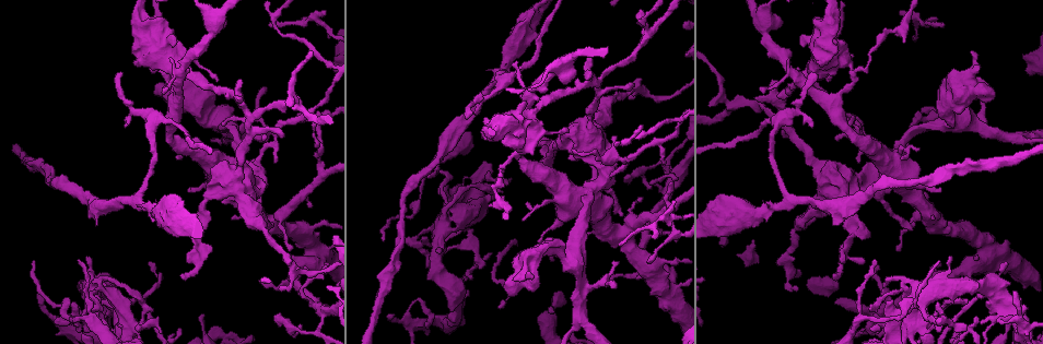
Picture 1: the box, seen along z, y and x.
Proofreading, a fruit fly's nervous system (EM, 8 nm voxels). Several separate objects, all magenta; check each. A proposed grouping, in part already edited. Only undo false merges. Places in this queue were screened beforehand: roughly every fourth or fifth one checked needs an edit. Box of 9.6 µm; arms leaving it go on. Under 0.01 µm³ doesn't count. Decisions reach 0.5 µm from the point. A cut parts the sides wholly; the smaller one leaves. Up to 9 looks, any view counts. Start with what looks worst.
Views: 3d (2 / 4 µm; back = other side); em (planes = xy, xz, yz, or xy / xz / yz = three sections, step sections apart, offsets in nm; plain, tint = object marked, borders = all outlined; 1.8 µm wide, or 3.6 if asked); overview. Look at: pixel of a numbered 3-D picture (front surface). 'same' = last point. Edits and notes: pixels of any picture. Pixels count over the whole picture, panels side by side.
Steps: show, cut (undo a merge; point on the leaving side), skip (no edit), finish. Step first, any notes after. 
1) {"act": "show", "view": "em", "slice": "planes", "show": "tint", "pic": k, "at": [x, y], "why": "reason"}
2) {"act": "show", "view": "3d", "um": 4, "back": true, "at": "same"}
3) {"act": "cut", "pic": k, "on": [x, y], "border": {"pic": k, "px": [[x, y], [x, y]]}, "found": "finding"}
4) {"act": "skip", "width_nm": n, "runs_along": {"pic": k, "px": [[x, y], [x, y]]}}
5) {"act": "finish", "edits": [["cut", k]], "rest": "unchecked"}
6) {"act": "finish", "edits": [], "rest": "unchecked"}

{"act": "show", "view": "em", "slice": "planes", "show": "plain", "pic": 1, "at": [425, 231], "why": "thick turns thin"}

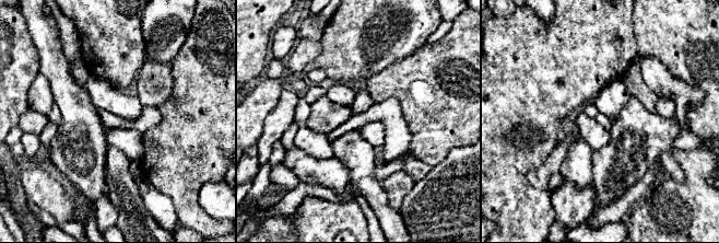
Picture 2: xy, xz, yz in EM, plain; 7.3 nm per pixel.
{"act": "show", "view": "em", "slice": "planes", "show": "tint", "at": "same"}

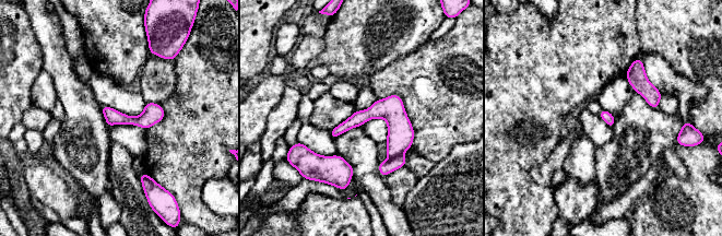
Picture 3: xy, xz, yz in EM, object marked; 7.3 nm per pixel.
{"act": "cut", "pic": 3, "on": [386, 167], "width_nm": 80, "border": {"pic": 3, "px": [[400, 155], [390, 158]]}, "found": "a second cell is stuck on"}

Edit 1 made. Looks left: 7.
{"act": "show", "view": "3d", "um": 2, "pic": 1, "at": [490, 89], "why": "three arms meet"}

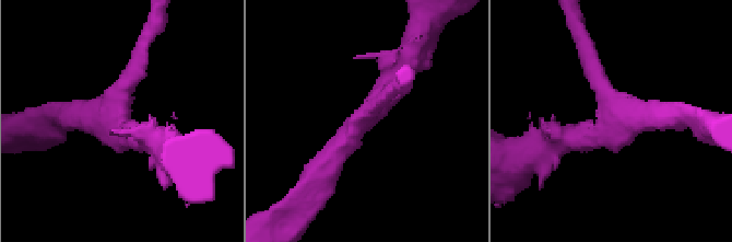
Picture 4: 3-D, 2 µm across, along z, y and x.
{"act": "show", "view": "em", "slice": "xy", "step": 16, "show": "tint", "pic": 4, "at": [608, 129], "arms": 3, "why": "now the EM"}

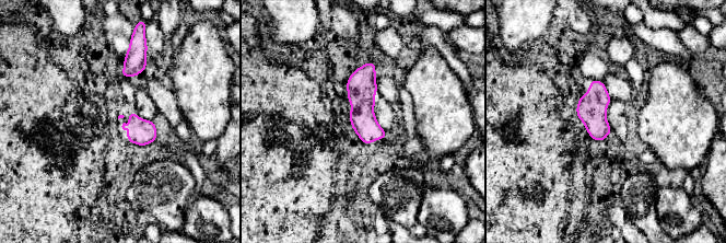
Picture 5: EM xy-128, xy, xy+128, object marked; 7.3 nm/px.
{"act": "show", "view": "em", "slice": "planes", "show": "borders", "at": "same"}

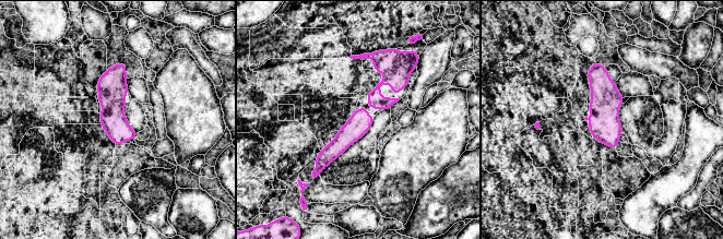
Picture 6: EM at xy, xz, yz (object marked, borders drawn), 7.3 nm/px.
{"act": "skip", "runs_along": {"pic": 6, "px": [[595, 66], [613, 145]]}, "found": "all the same cell"}

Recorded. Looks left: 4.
{"act": "show", "view": "3d", "um": 4, "pic": 1, "at": [413, 324], "why": "sharp bend"}

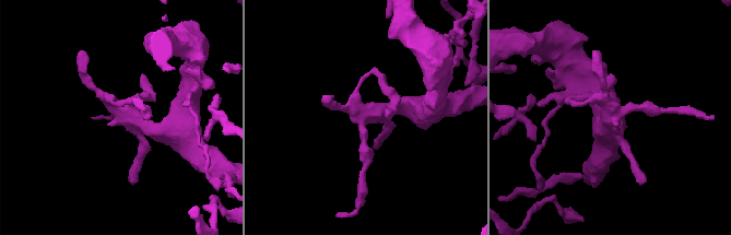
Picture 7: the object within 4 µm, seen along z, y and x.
{"act": "show", "view": "em", "slice": "xy", "step": 16, "show": "tint", "pic": 7, "at": [605, 107], "why": "now the EM"}

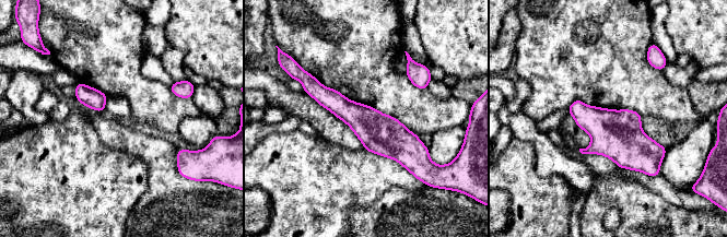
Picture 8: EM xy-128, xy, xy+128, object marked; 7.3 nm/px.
{"act": "show", "view": "em", "slice": "planes", "show": "tint", "at": "same", "why": "cut it another way"}

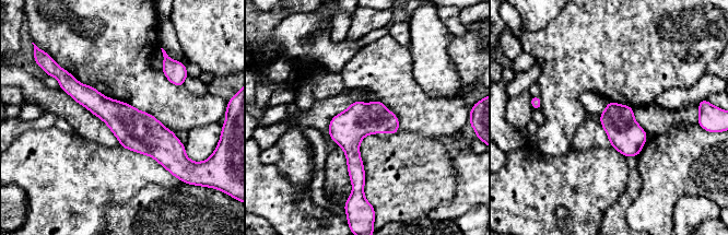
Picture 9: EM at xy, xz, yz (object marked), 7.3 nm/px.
{"act": "skip", "width_nm": 240, "runs_along": {"pic": 9, "px": [[67, 80], [136, 130], [178, 148]]}, "found": "continuous, no second cell"}

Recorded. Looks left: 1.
{"act": "show", "view": "em", "slice": "planes", "show": "tint", "pic": 1, "at": [272, 136], "why": "arms part here"}

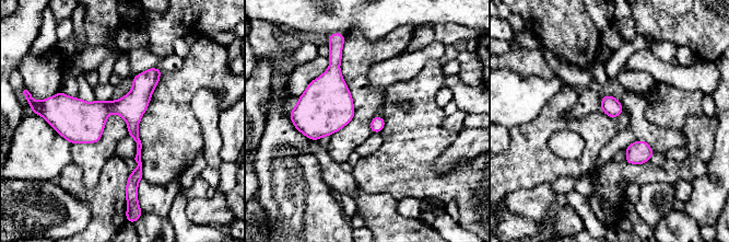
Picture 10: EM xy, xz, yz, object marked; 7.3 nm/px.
{"act": "skip", "width_nm": 110, "runs_along": {"pic": 10, "px": [[153, 70], [132, 105], [139, 162], [134, 185]]}, "found": "all the same cell"}

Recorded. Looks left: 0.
{"act": "finish", "edits": [["cut", 3]], "rest": "unchecked"}

